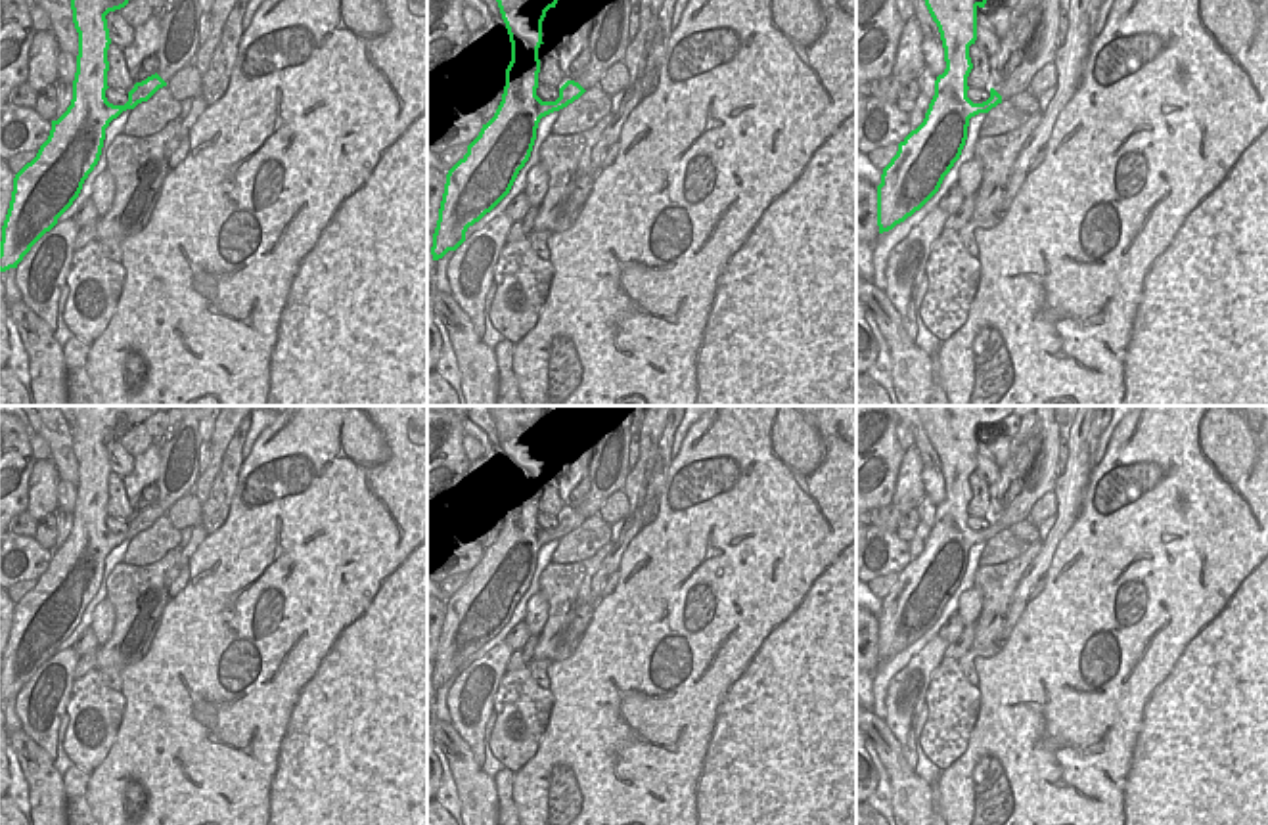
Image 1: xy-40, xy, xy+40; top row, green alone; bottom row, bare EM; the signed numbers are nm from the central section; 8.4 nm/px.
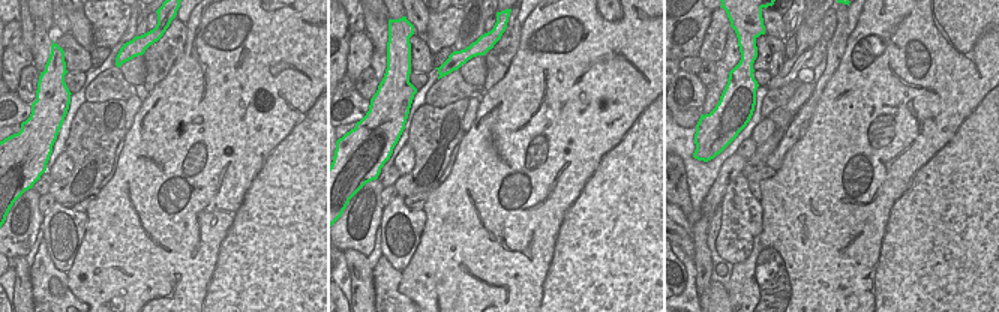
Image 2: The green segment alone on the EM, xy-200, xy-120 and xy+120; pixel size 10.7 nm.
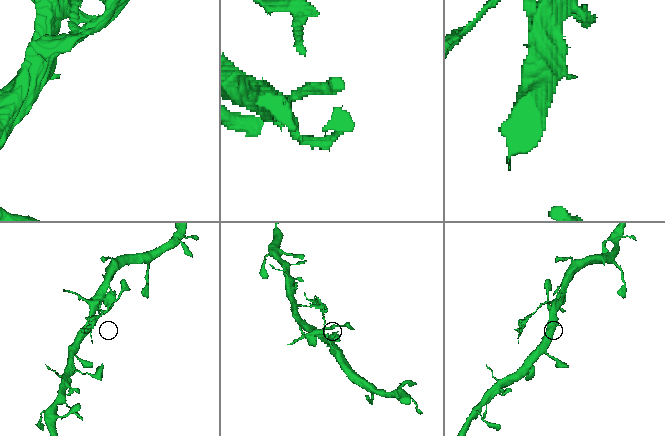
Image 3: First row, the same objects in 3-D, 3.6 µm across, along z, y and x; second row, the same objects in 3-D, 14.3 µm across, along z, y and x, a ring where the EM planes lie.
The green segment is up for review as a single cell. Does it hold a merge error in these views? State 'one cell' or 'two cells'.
one cell

